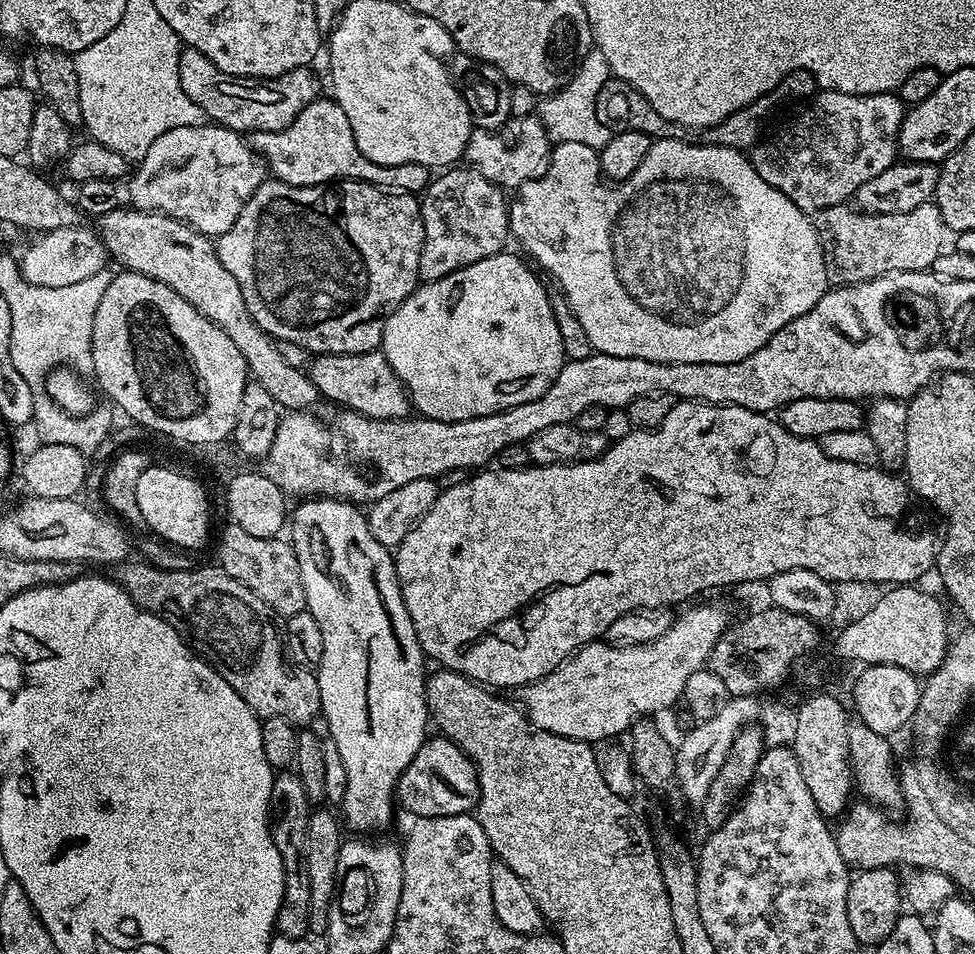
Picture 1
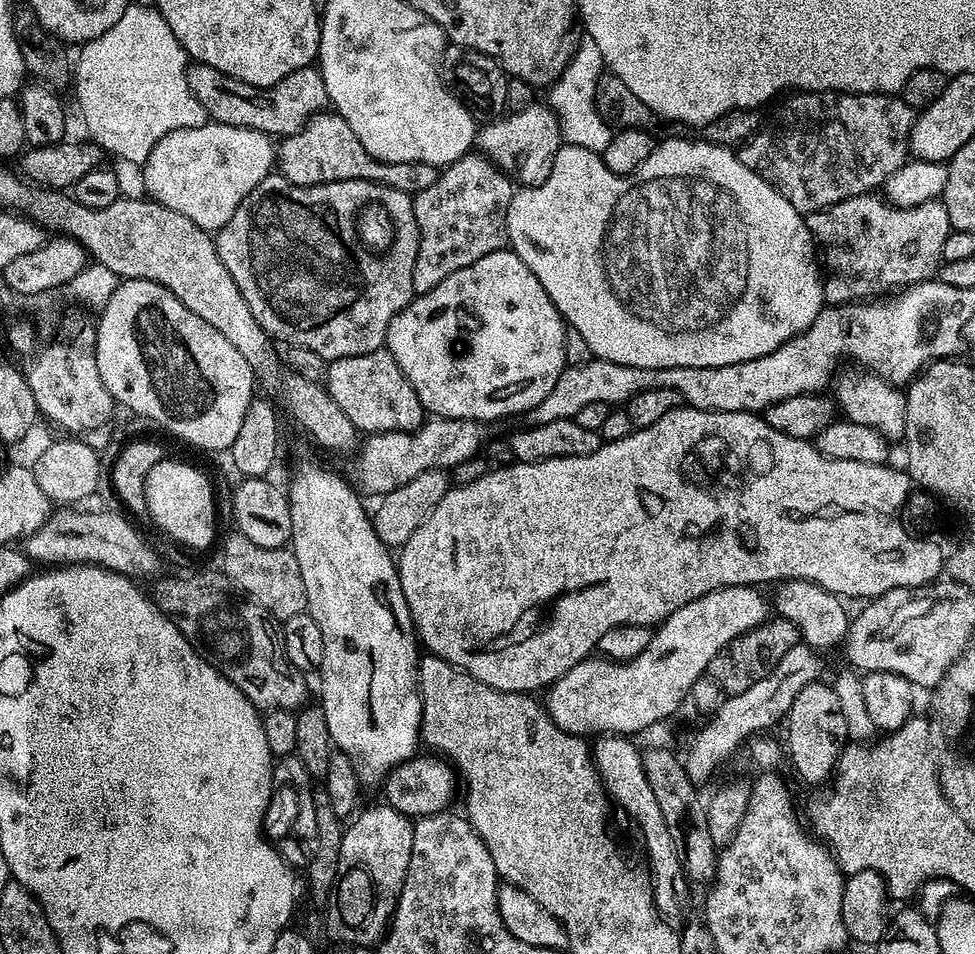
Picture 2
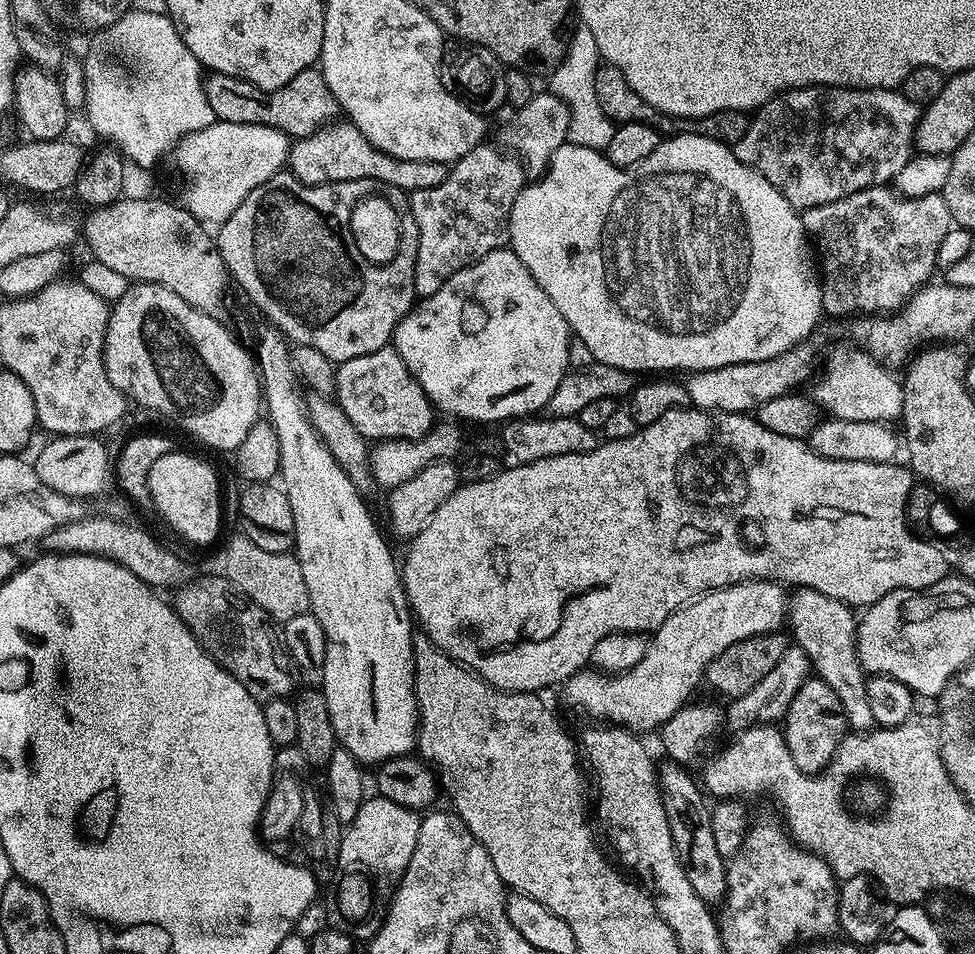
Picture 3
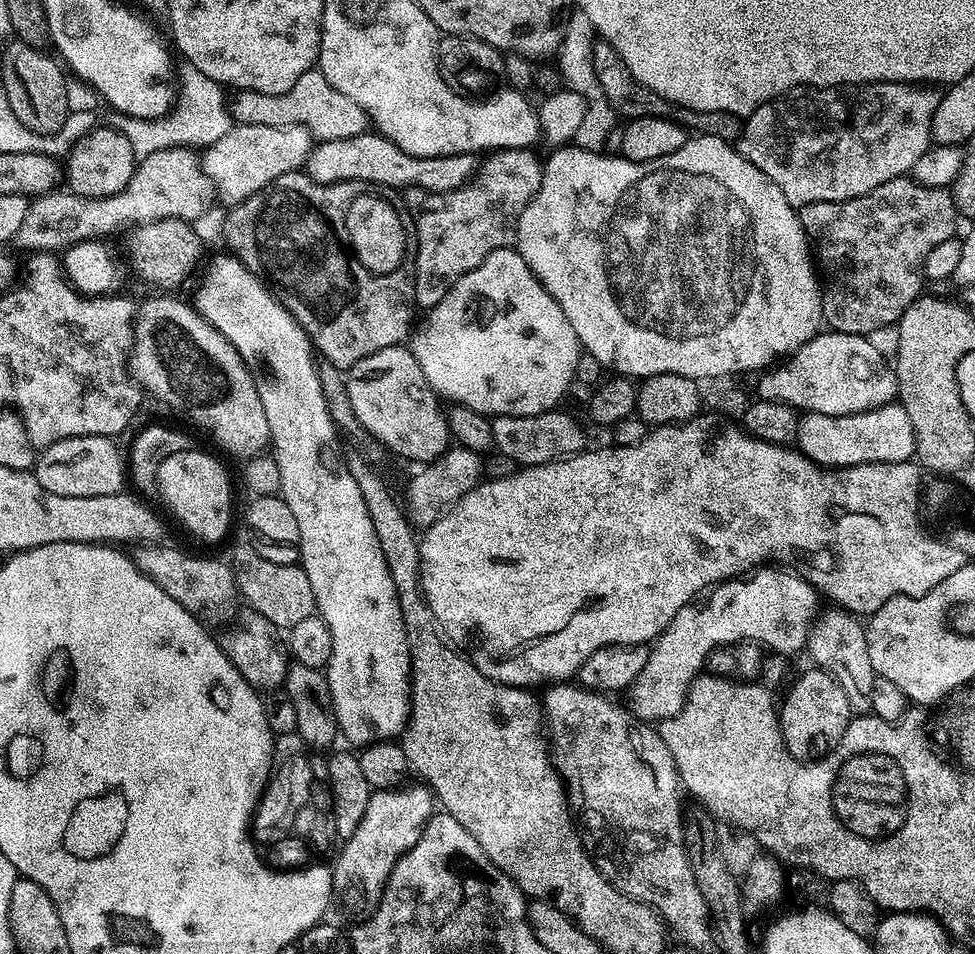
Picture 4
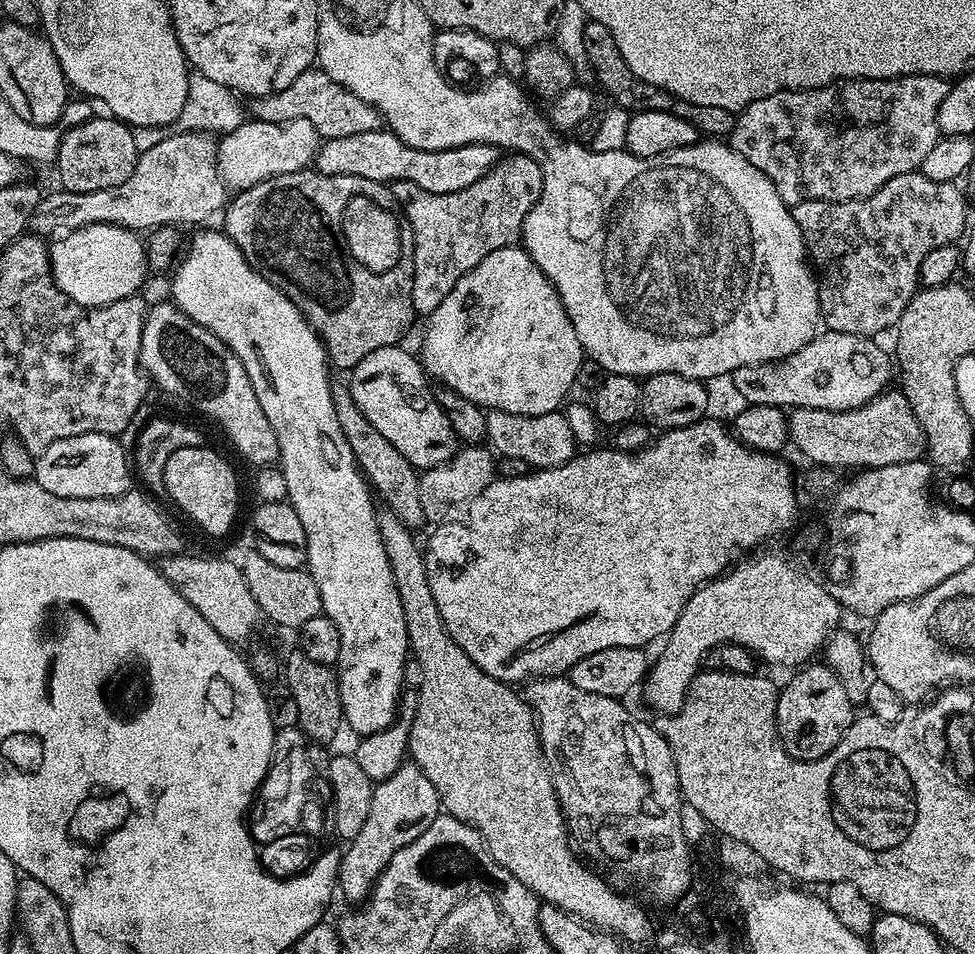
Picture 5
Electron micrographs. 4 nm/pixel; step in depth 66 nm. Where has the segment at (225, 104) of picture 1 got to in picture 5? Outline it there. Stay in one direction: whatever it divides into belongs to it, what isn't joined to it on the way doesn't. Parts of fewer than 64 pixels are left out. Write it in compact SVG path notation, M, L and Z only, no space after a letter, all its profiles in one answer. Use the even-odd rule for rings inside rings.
M313 66L298 74L286 90L278 90L269 96L258 96L251 101L251 115L262 122L294 122L294 118L306 118L310 126L324 140L334 138L350 138L350 134L375 132L381 127L380 112L374 106L362 102L358 94L346 90L330 74L326 74L318 66Z

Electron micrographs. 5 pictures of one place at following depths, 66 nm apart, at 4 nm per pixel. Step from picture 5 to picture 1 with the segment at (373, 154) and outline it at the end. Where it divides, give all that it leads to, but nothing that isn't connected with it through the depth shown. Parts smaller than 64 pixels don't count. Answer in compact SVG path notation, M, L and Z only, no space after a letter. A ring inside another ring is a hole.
M317 98L286 126L277 132L251 133L250 143L257 156L264 161L267 171L275 179L294 186L310 186L311 184L327 185L329 182L345 180L364 180L367 184L377 184L398 192L423 193L430 183L430 170L418 162L402 162L398 166L386 166L370 162L358 150L358 142L354 142L354 130L350 130L350 122L346 122L346 114L342 114L342 106L338 106L331 98Z

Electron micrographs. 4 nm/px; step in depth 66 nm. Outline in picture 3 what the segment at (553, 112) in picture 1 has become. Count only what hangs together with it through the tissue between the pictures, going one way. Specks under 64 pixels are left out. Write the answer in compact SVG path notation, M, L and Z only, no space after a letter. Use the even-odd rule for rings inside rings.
M577 23L566 40L564 56L560 64L551 69L547 91L564 100L569 108L569 132L567 143L607 150L610 138L614 138L614 121L598 106L598 94L594 94L594 74L602 63L602 46L594 42L594 34L585 24Z

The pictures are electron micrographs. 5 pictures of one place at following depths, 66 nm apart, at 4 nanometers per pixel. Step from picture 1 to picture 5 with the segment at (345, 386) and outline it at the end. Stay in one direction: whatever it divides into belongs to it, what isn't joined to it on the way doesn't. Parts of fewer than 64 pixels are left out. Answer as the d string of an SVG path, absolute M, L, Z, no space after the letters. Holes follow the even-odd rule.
M404 346L383 348L374 350L374 354L366 354L366 358L362 358L362 362L350 370L350 376L352 380L347 381L348 389L366 422L370 422L370 426L374 426L374 430L378 430L378 434L382 434L382 438L386 438L390 446L402 454L402 458L409 460L413 468L423 470L442 466L442 462L446 462L458 451L458 441L450 426L450 418L446 418L442 406L436 400L436 393L428 373L424 371L423 363L417 357L415 360Z

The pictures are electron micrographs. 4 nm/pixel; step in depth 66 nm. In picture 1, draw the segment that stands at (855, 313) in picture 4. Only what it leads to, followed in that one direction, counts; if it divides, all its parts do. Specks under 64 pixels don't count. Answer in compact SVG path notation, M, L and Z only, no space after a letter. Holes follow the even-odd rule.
M845 202L815 213L814 223L832 286L861 284L891 272L927 272L945 247L946 229L933 202L898 214L863 212Z

